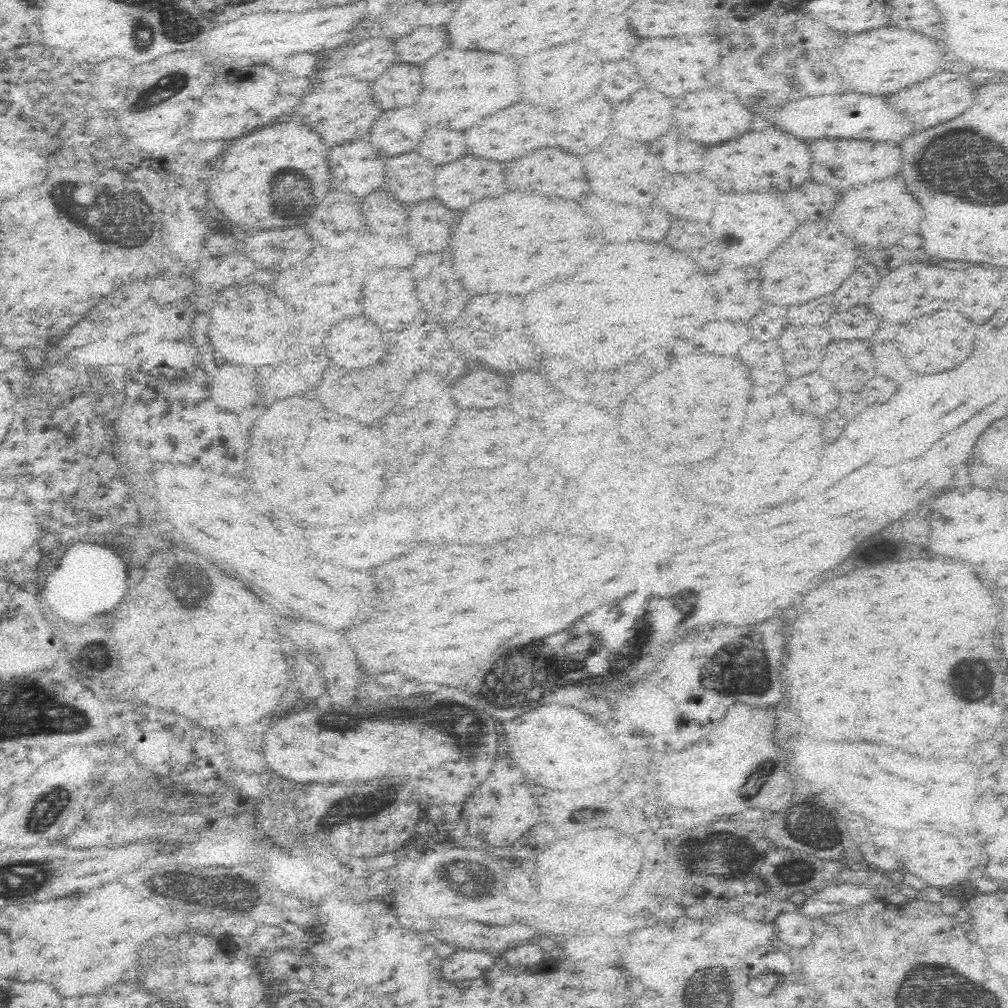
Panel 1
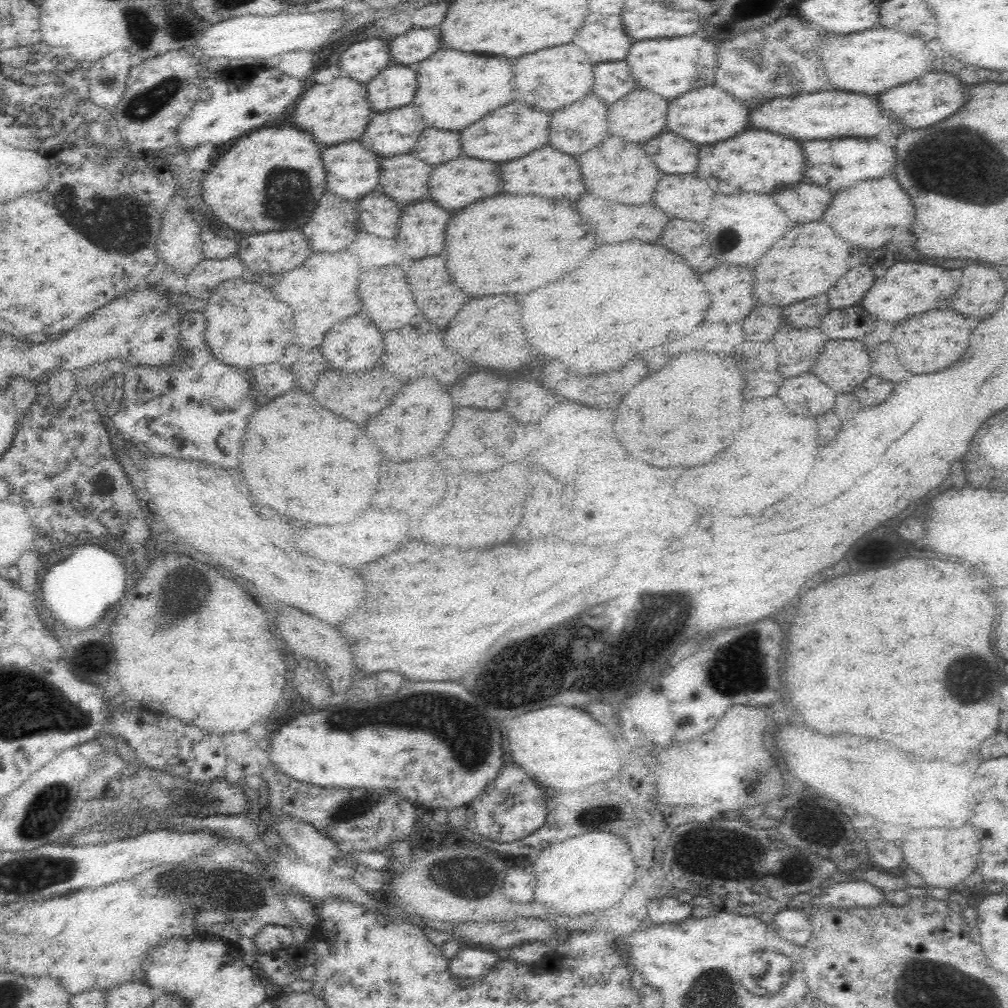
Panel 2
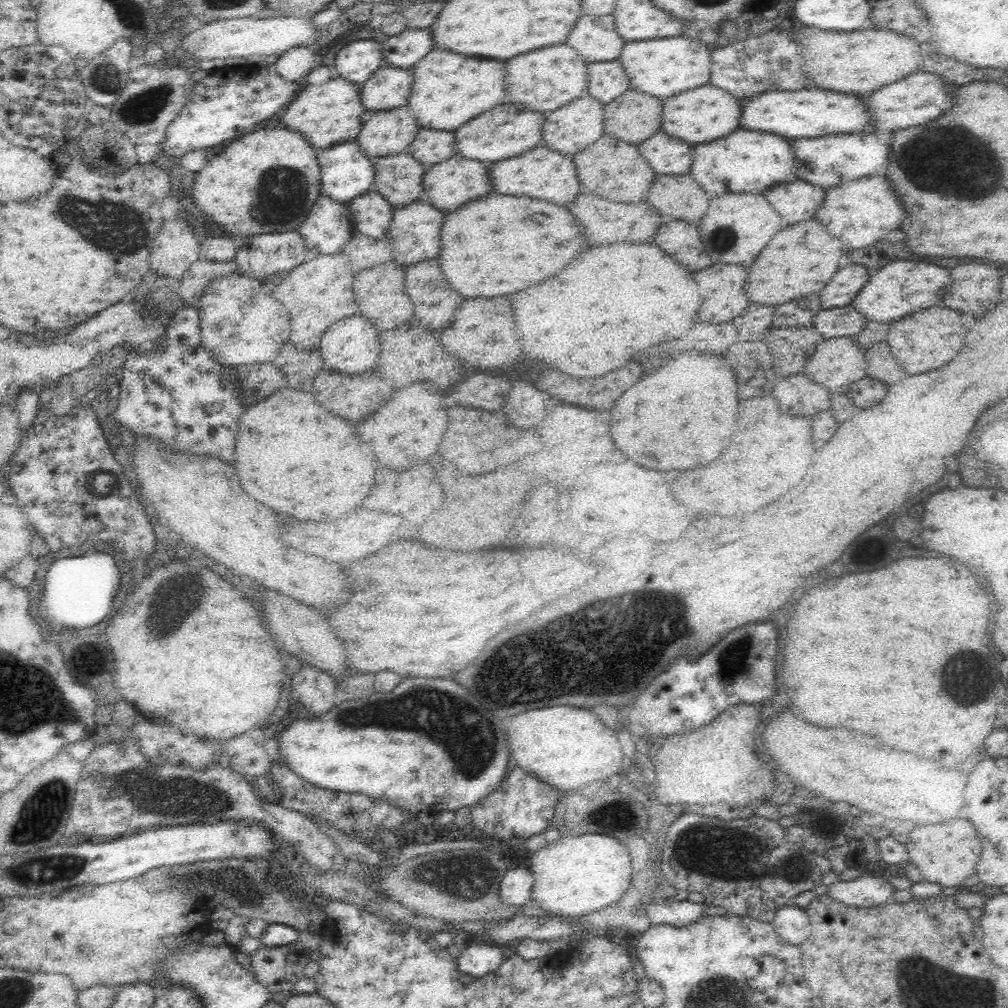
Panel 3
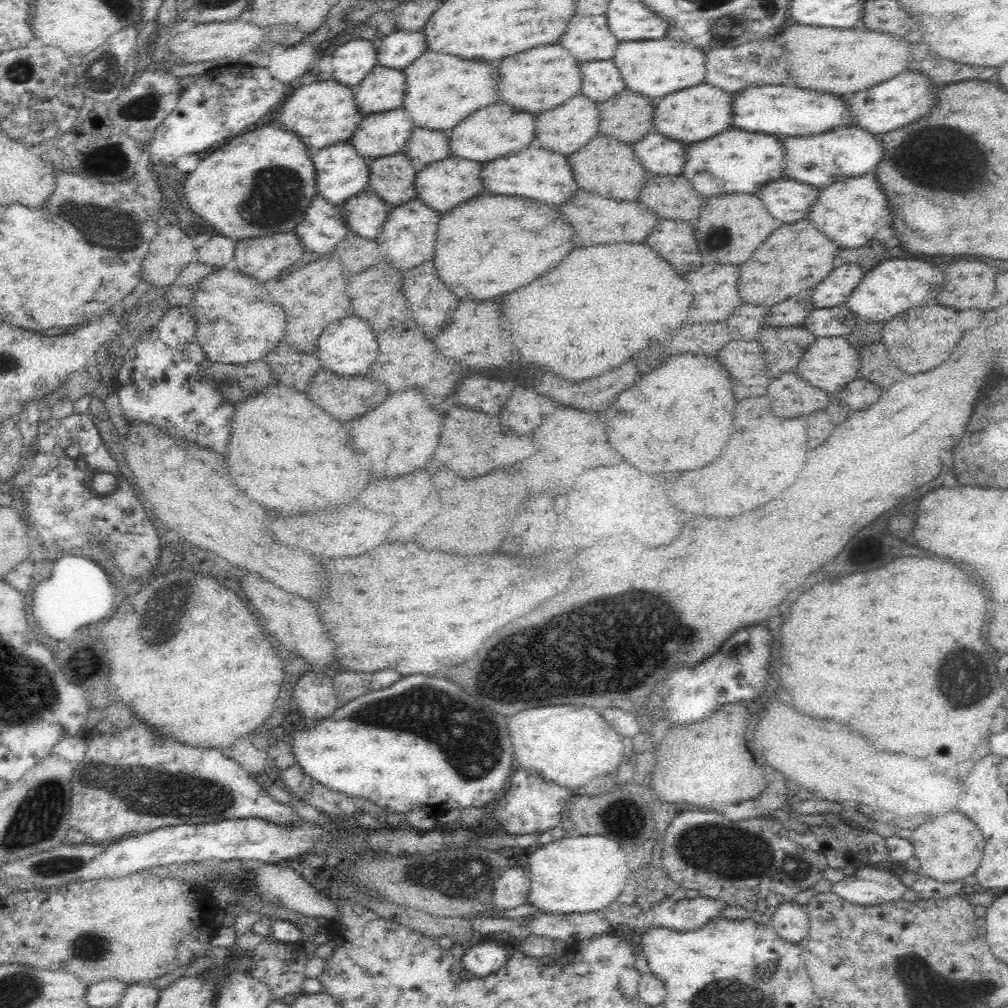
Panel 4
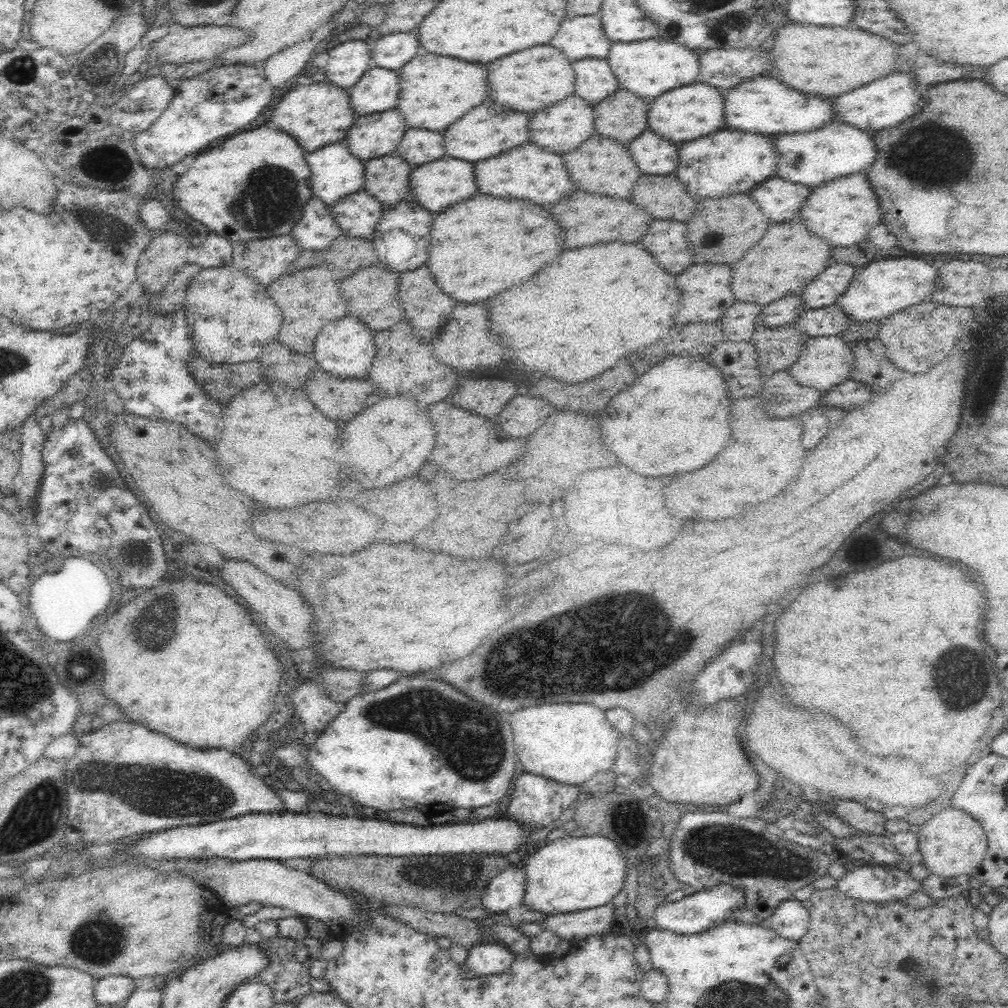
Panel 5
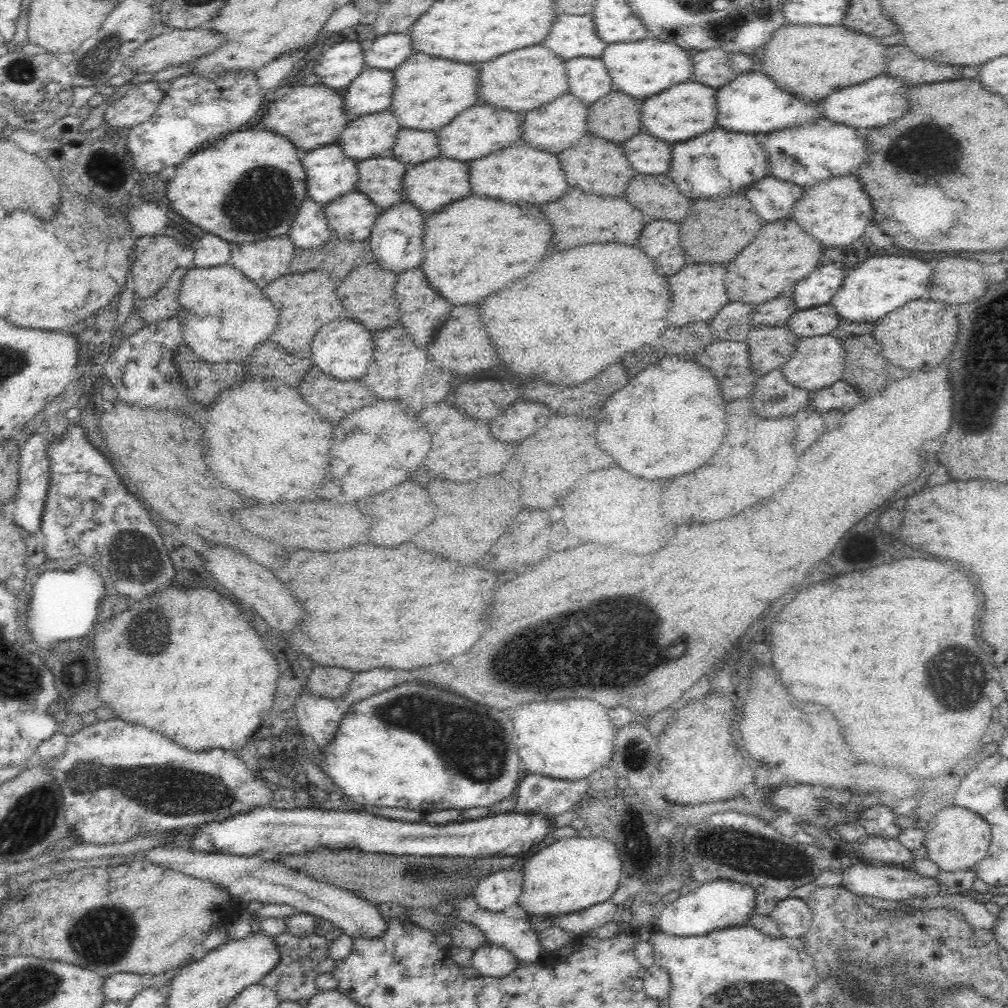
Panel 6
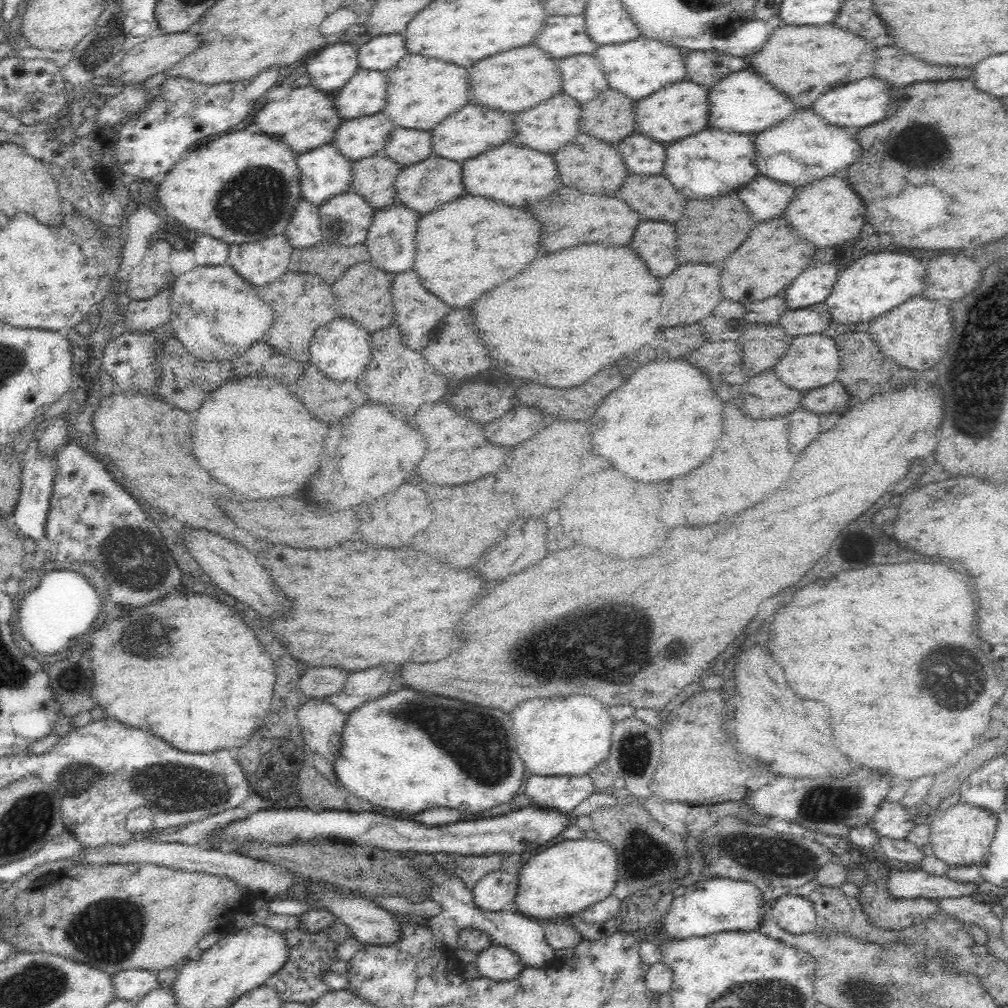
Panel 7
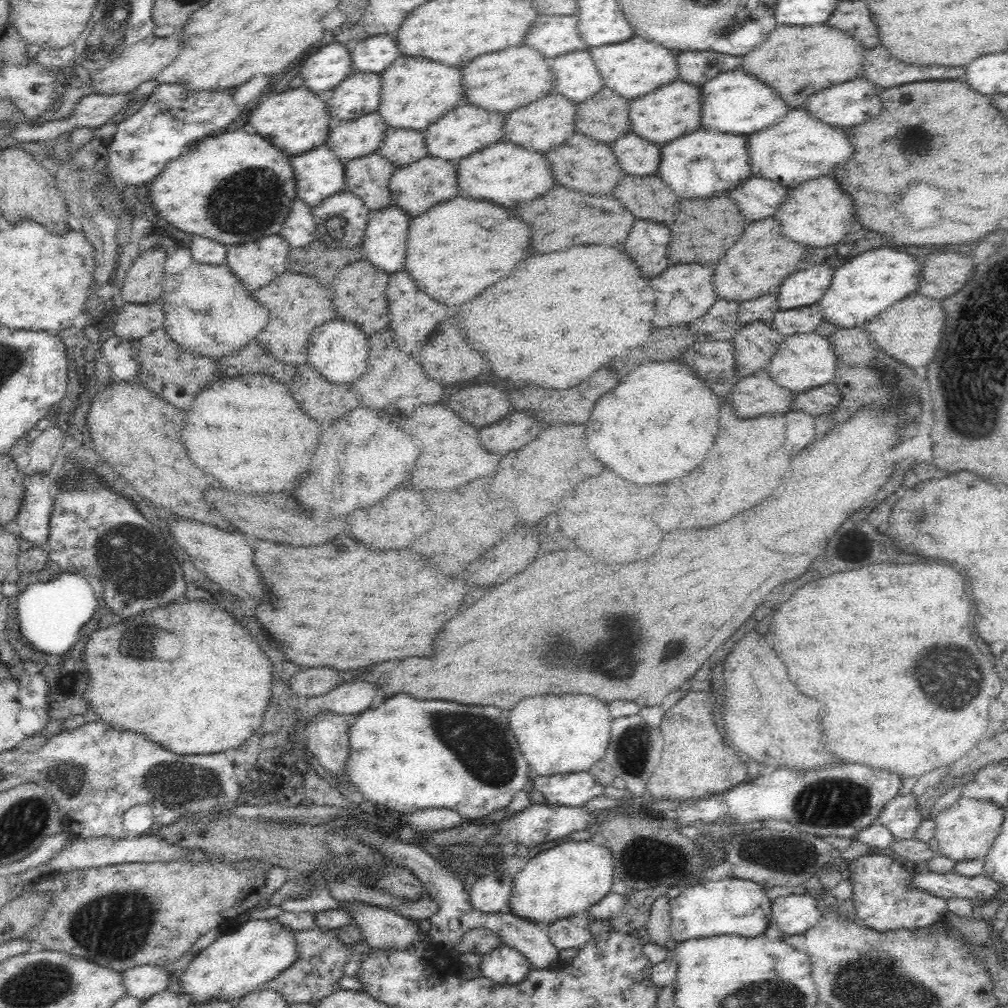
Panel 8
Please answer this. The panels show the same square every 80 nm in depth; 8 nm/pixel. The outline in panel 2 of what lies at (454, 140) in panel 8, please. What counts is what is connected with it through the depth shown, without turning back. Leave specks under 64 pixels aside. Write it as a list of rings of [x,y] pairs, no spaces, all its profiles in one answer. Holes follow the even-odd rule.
[[[508,104],[504,108],[486,114],[482,120],[462,130],[462,152],[472,158],[490,160],[490,162],[506,162],[516,160],[518,156],[526,156],[528,152],[542,148],[548,142],[548,124],[550,114],[538,110],[524,110],[522,104]]]

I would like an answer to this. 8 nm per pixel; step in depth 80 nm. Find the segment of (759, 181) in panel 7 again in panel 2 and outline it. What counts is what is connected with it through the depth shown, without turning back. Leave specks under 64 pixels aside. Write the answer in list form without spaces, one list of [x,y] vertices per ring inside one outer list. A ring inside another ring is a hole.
[[[804,180],[806,184],[796,184],[792,188],[784,188],[778,194],[772,194],[772,198],[778,202],[778,206],[788,214],[790,220],[818,220],[822,212],[828,208],[832,192],[828,187],[818,186]]]

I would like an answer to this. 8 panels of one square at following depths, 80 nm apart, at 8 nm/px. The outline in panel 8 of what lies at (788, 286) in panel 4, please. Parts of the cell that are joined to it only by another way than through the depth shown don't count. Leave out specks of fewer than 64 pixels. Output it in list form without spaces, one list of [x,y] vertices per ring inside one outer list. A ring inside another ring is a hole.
[[[774,218],[760,220],[748,226],[744,236],[718,262],[714,274],[716,294],[724,300],[738,300],[738,302],[764,296],[774,286],[780,286],[782,280],[786,280],[786,276],[792,276],[798,270],[798,262],[804,260],[804,256],[806,256],[806,248],[802,248],[792,240],[786,240],[780,234],[778,222]]]

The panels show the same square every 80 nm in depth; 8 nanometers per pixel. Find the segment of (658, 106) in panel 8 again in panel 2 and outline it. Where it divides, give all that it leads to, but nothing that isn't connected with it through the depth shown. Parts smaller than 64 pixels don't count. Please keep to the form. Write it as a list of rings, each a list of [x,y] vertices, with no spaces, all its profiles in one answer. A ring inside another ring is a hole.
[[[716,86],[686,92],[668,108],[668,130],[684,136],[694,144],[714,144],[726,140],[730,136],[736,136],[738,132],[744,132],[748,124],[748,110],[742,106],[742,102]]]

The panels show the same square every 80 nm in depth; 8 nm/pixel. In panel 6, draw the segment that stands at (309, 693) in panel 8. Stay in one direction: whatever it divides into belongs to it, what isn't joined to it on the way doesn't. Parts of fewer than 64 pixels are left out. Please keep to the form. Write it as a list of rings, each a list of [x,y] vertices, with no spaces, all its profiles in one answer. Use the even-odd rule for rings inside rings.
[[[313,667],[305,689],[316,696],[332,699],[339,703],[340,698],[343,698],[349,691],[350,680],[355,675],[350,672],[350,670],[340,670],[340,668]]]

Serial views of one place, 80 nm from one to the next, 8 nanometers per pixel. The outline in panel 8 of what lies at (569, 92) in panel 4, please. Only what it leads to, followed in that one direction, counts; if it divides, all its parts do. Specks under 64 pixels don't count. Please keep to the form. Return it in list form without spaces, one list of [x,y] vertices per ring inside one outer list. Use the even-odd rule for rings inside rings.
[[[528,46],[506,48],[506,50],[502,50],[502,52],[486,54],[486,56],[480,56],[478,60],[472,60],[472,62],[462,70],[462,86],[464,86],[464,90],[466,90],[468,102],[474,104],[474,106],[495,112],[516,110],[516,108],[525,107],[555,92],[555,76],[552,74],[552,68],[550,68],[548,64],[550,64],[550,60],[538,54],[538,50],[534,50],[534,48],[528,48]]]

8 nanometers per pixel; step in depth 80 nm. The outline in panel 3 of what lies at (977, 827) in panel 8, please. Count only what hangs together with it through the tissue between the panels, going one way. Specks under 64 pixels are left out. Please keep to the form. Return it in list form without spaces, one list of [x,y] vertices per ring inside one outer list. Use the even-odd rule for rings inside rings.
[[[966,820],[916,826],[910,832],[910,836],[904,832],[902,837],[906,851],[910,855],[910,862],[918,866],[924,881],[938,884],[946,892],[956,892],[963,884],[973,884],[975,870],[981,856],[981,840],[970,822],[968,826]],[[960,828],[968,828],[968,830],[960,830]]]

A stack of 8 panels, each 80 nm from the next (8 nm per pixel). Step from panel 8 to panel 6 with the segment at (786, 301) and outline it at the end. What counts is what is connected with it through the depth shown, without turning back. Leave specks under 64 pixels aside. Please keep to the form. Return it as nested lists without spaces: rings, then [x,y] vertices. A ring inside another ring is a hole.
[[[820,264],[808,278],[794,286],[794,302],[800,310],[811,309],[831,302],[846,278],[846,268],[838,264]]]

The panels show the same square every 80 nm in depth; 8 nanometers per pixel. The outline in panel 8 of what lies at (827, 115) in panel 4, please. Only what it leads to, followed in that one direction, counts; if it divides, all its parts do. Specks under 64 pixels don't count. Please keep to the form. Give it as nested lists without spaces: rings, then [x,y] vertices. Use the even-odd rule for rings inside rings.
[[[742,70],[723,72],[702,86],[702,126],[718,132],[749,136],[781,121],[790,111],[784,102],[772,87],[768,88]]]

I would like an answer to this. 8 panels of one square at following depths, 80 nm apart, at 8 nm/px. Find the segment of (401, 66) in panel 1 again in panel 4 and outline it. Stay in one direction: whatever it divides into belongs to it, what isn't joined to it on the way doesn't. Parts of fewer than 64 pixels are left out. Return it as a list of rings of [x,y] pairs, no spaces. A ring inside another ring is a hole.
[[[376,65],[360,84],[357,84],[356,104],[360,112],[386,112],[402,106],[406,86],[406,76],[398,69]]]

